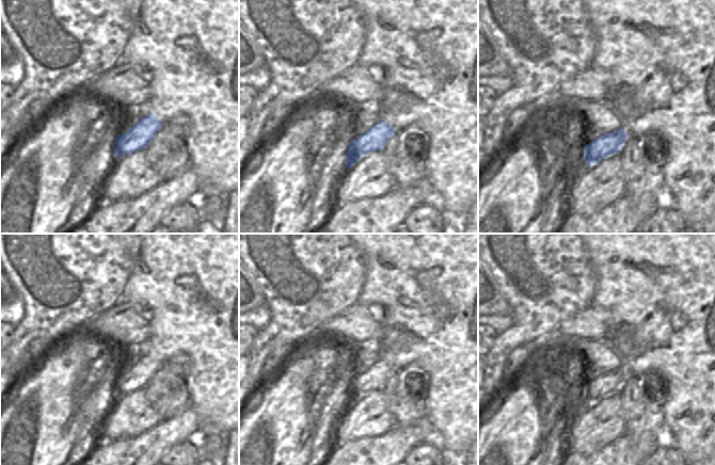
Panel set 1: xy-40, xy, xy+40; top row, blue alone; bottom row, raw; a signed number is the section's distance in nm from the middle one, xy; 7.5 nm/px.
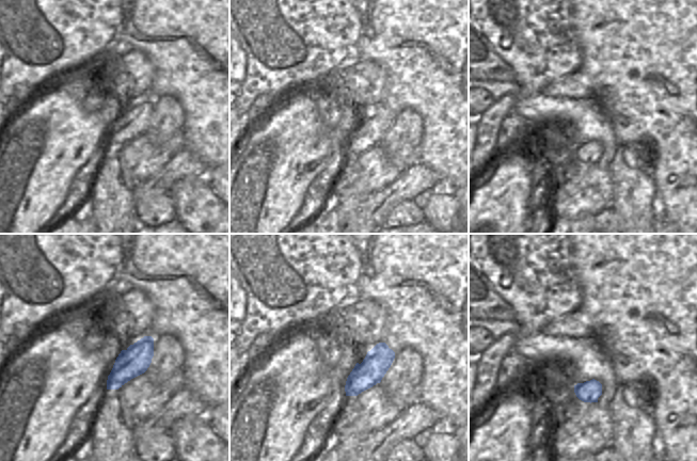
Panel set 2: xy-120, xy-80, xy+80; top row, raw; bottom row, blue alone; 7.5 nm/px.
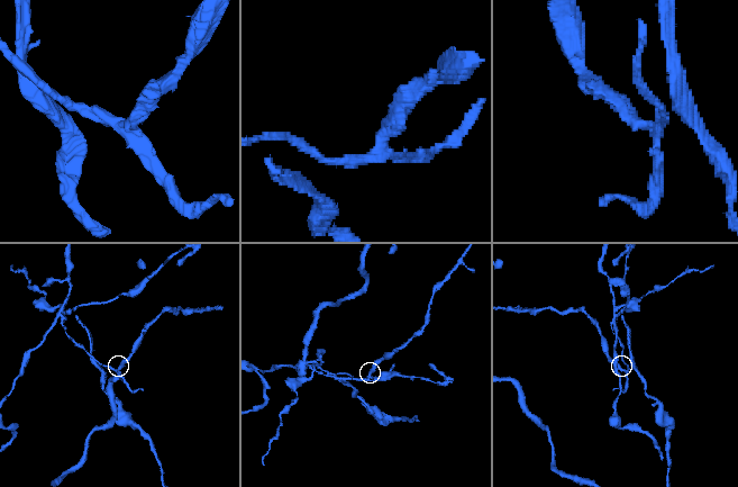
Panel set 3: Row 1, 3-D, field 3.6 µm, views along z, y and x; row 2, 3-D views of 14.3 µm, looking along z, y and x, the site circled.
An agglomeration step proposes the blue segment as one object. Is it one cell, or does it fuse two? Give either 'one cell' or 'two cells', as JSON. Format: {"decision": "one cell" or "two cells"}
{"decision": "two cells"}

